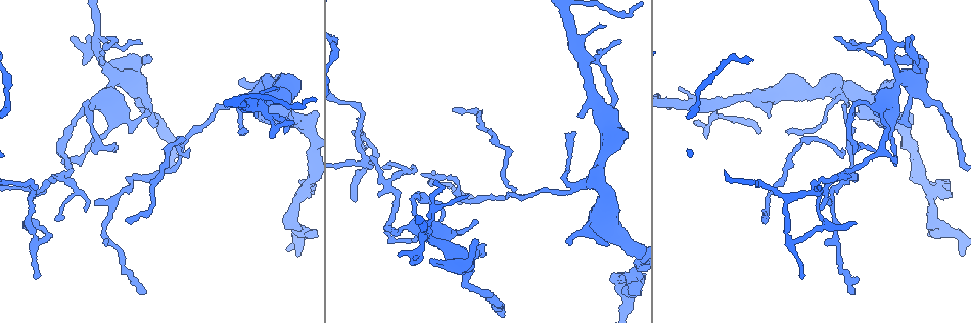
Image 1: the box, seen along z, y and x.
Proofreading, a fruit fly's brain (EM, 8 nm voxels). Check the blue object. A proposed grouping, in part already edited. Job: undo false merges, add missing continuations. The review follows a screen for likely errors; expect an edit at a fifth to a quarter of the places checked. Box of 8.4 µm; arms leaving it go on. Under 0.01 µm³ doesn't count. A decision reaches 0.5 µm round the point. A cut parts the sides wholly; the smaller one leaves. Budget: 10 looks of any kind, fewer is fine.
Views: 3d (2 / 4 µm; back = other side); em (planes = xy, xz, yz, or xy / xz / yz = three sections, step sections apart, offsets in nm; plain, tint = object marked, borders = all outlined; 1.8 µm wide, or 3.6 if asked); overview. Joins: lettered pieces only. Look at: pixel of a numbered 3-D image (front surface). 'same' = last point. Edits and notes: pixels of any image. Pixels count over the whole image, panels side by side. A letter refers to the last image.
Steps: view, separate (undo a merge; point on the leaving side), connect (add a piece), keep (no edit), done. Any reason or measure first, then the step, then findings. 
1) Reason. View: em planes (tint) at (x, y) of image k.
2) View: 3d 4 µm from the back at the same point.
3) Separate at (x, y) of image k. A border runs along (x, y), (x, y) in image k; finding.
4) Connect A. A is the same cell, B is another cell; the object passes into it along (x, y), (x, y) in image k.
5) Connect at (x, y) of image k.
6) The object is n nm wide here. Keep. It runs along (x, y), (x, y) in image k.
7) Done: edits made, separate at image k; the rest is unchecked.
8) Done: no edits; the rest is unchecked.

A fork. View: em 3.6 µm xz step 16 (tint) at (303, 190) of image 1.

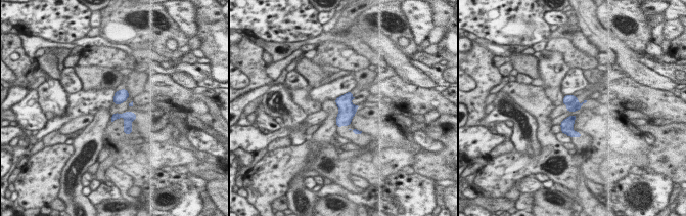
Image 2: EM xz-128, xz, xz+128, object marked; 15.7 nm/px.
View: em 3.6 µm planes (borders) at the same point.

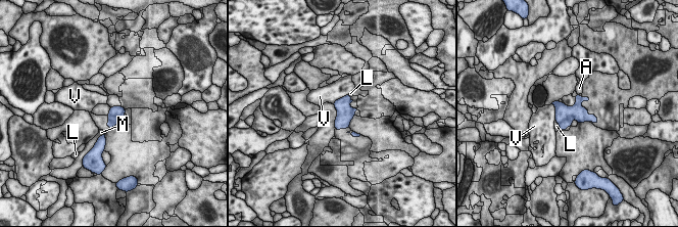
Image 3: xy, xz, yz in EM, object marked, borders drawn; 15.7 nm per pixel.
Keep. A, L, M and V are other cells; a border runs along (125, 112), (124, 117), (116, 123) in image 3; continuous, no second neuron.

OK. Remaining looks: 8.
View: em planes (tint) at (756, 98) of image 1.

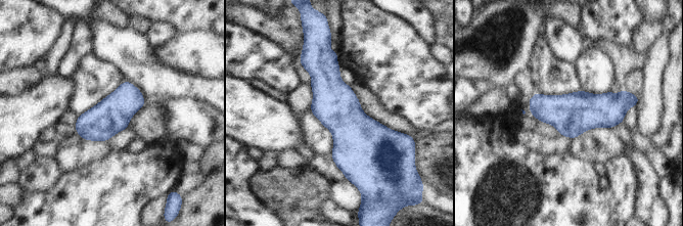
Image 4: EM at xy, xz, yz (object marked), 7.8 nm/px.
See the neighbours. View: em planes (borders) at the same point.

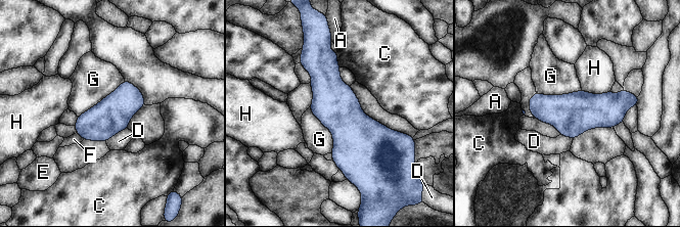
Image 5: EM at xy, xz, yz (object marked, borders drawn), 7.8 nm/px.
The longest contact is with G, 400 nm. Keep. A, C, D, E, F, G and H are other cells; a border runs along (309, 107), (330, 132), (331, 152) in image 5; all the same neuron.

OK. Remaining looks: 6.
Abrupt turn. View: em xz step 8 (borders) at (35, 238) of image 1.

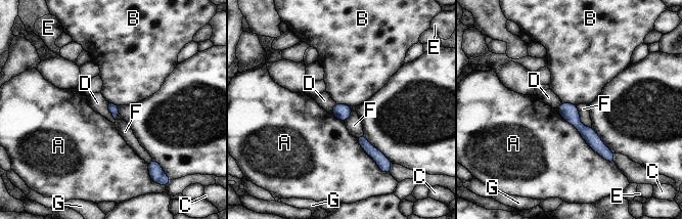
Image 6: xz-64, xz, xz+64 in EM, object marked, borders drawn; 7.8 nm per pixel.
Keep. A, B, C, D, E, F and G are other cells; a border runs along (108, 103), (108, 112), (115, 120) in image 6; one neuron here.

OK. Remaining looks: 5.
Three arms meet. View: 3d 2 µm at (61, 179) of image 1.

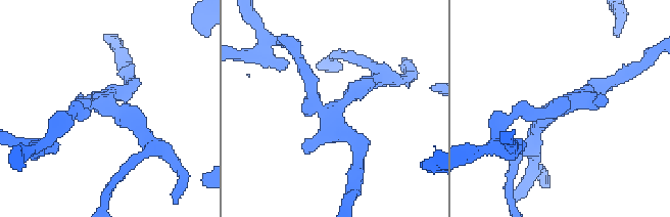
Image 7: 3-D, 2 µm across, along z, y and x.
3 arms meet here. View: em planes (tint) at (563, 105) of image 7.

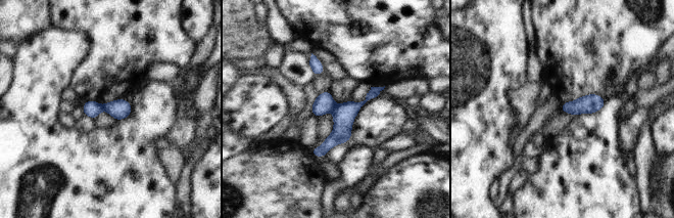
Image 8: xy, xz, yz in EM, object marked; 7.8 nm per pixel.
View: em planes (borders) at the same point.

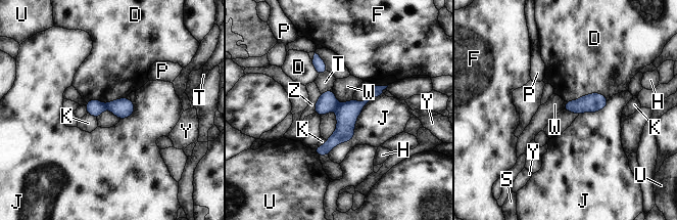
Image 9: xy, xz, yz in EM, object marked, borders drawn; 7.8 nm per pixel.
Separate at (94, 107) of image 9. D, F, H, J, K, P, S, T, U, W, Y and Z are other cells; a border runs along (105, 104), (107, 108) in image 9; a second neuron is stuck on.

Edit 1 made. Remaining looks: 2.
Done: edits made, separate at image 9; the rest is unchecked.

